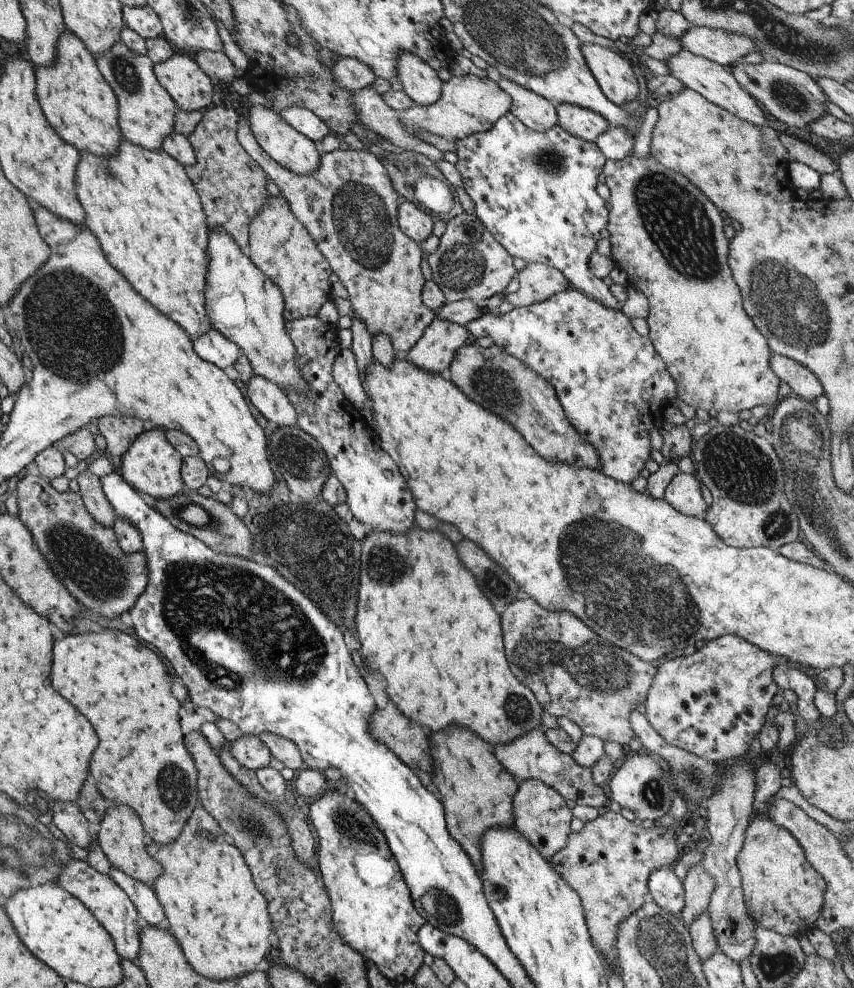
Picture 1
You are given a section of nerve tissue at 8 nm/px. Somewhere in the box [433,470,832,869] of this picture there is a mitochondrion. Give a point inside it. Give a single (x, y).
(598, 551)

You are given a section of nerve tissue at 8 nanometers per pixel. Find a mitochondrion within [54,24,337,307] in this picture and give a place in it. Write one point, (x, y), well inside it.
(123, 71)

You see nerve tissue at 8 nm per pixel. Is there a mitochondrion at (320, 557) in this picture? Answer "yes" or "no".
yes

